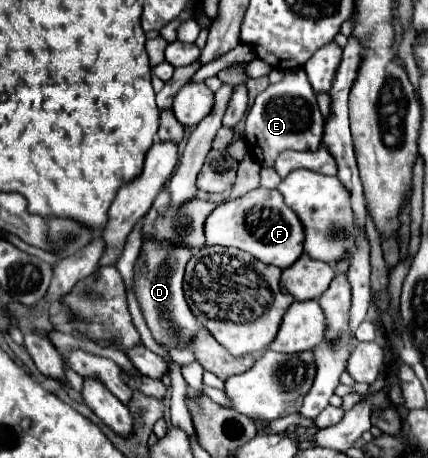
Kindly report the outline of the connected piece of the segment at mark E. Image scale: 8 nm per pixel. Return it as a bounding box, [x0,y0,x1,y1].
[246,68,324,166]

